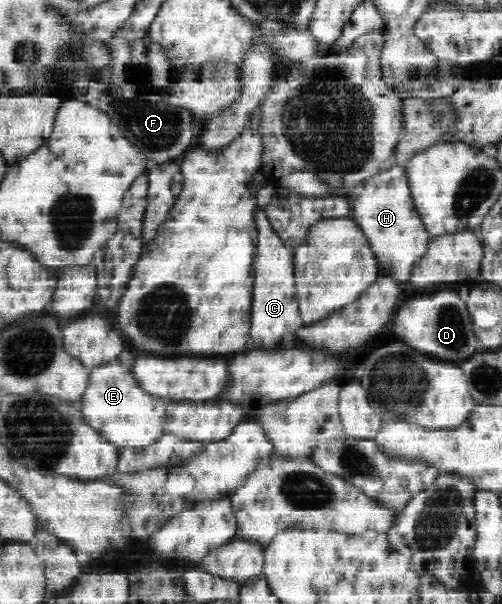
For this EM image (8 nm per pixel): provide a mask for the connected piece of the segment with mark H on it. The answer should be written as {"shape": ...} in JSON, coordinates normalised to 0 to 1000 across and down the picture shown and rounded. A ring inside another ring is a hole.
{"shape":[[[789,270],[775,280],[753,283],[719,310],[723,313],[713,315],[719,323],[703,333],[699,361],[715,371],[749,429],[777,449],[777,455],[797,467],[815,465],[865,392],[829,344],[807,272]]]}

